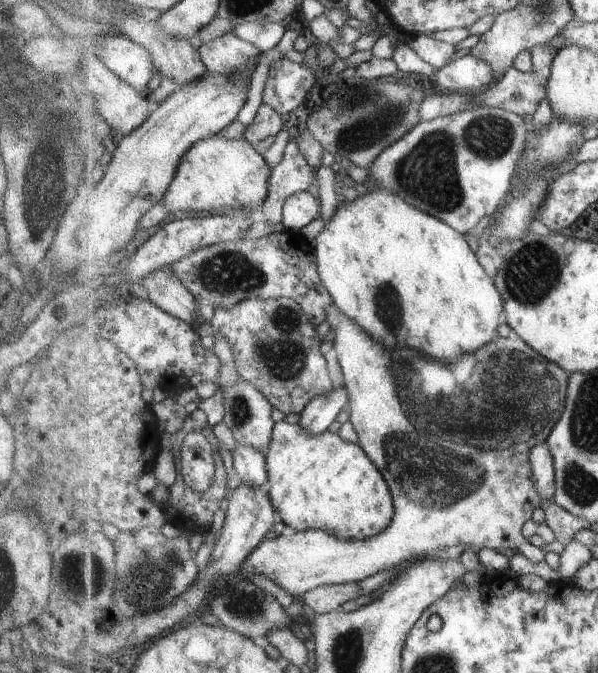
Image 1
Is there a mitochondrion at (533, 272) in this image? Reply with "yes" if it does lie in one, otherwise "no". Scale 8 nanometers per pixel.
yes

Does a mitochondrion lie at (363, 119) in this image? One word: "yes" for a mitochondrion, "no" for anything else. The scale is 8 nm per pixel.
yes

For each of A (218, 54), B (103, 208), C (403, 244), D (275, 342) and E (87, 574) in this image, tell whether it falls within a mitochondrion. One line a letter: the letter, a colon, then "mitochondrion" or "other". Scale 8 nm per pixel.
A: other
B: other
C: other
D: mitochondrion
E: mitochondrion

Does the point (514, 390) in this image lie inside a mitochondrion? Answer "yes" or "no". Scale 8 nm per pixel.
yes

